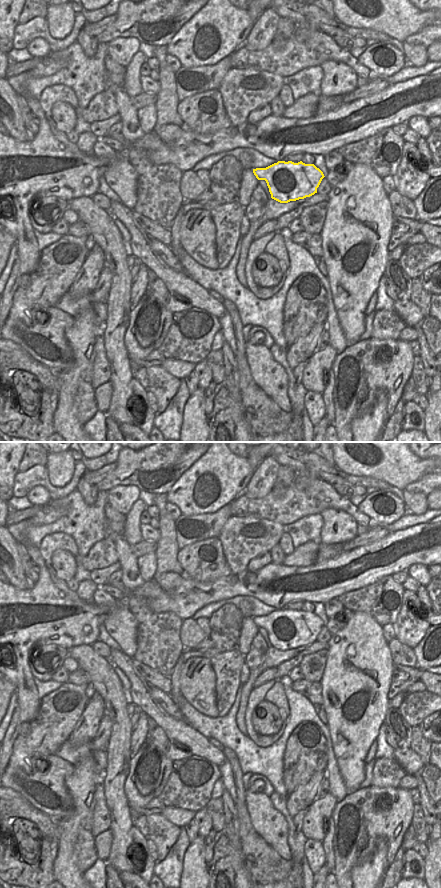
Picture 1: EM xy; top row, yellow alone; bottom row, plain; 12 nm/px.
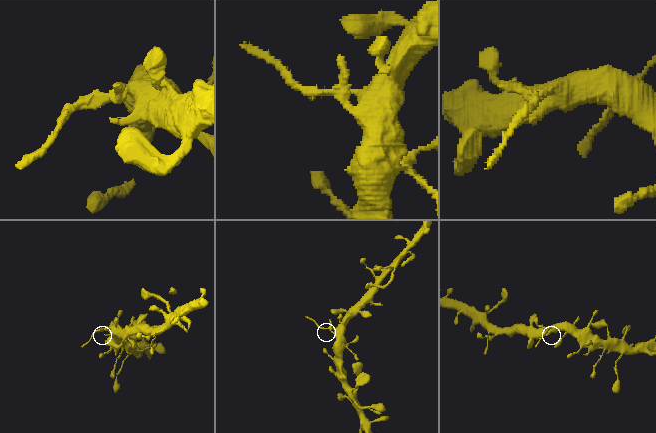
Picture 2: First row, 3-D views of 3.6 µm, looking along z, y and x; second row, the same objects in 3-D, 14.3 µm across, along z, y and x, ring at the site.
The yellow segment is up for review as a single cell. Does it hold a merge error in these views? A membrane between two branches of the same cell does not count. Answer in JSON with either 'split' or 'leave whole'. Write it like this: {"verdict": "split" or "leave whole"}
{"verdict": "split"}

